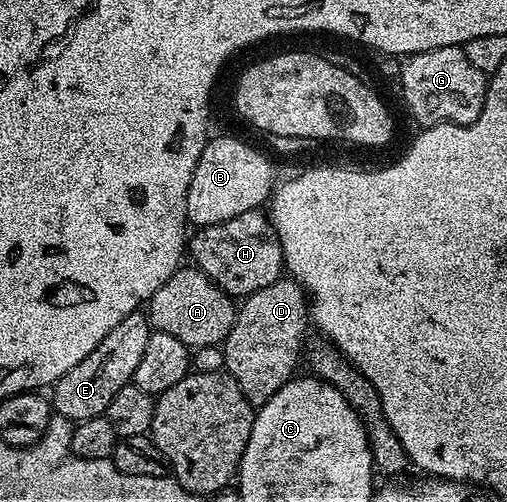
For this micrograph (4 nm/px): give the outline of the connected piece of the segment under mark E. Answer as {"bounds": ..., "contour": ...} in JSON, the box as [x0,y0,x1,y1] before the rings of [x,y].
{"bounds":[52,310,152,421],"contour":[[[141,310],[133,311],[112,333],[80,361],[80,365],[72,365],[64,377],[60,377],[52,384],[52,407],[63,419],[77,421],[105,415],[112,397],[120,393],[120,389],[133,380],[136,365],[140,365],[140,357],[144,357],[144,345],[148,345],[148,337],[152,333],[149,318]]]}

